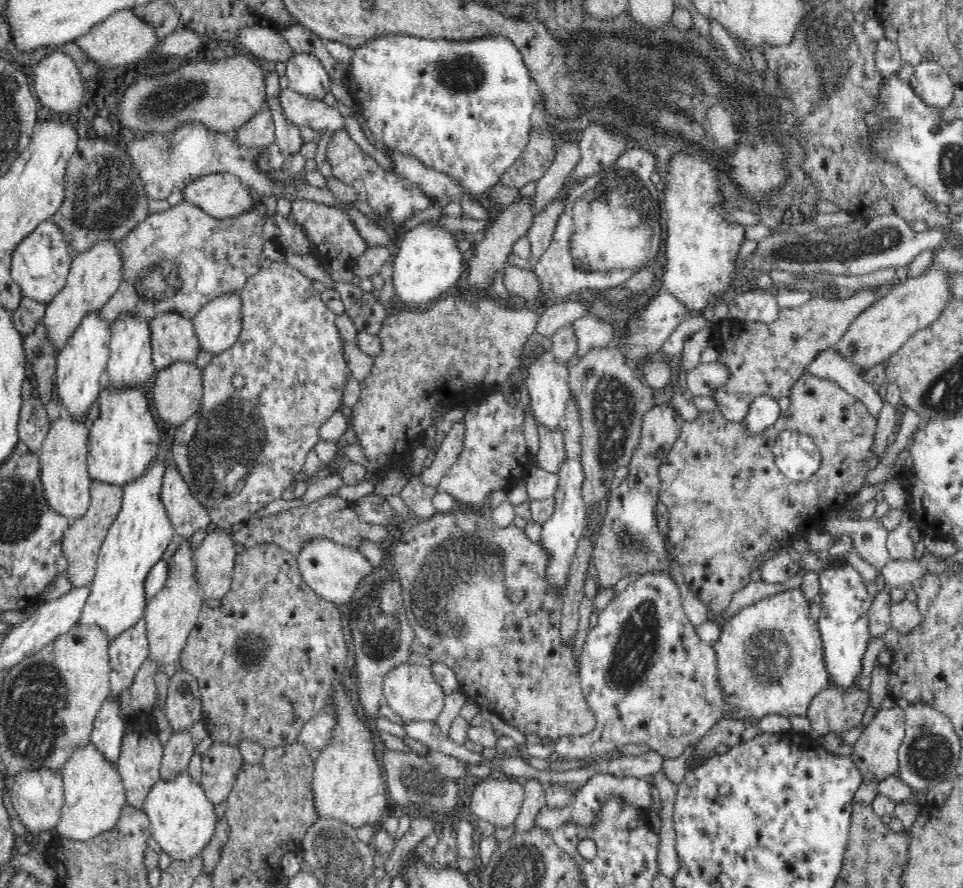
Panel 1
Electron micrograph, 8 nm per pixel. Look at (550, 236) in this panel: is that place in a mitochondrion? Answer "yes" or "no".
no

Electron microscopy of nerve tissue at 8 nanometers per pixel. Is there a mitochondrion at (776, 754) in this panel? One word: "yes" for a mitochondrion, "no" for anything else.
no

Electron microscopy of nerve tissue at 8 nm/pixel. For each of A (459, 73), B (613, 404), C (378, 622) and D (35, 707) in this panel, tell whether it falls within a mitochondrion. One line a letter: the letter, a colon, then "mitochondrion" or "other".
A: mitochondrion
B: mitochondrion
C: mitochondrion
D: mitochondrion

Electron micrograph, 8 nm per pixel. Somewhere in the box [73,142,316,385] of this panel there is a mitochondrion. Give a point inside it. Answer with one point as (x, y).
(154, 283)

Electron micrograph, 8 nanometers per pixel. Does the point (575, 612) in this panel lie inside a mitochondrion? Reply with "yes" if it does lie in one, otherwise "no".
no

